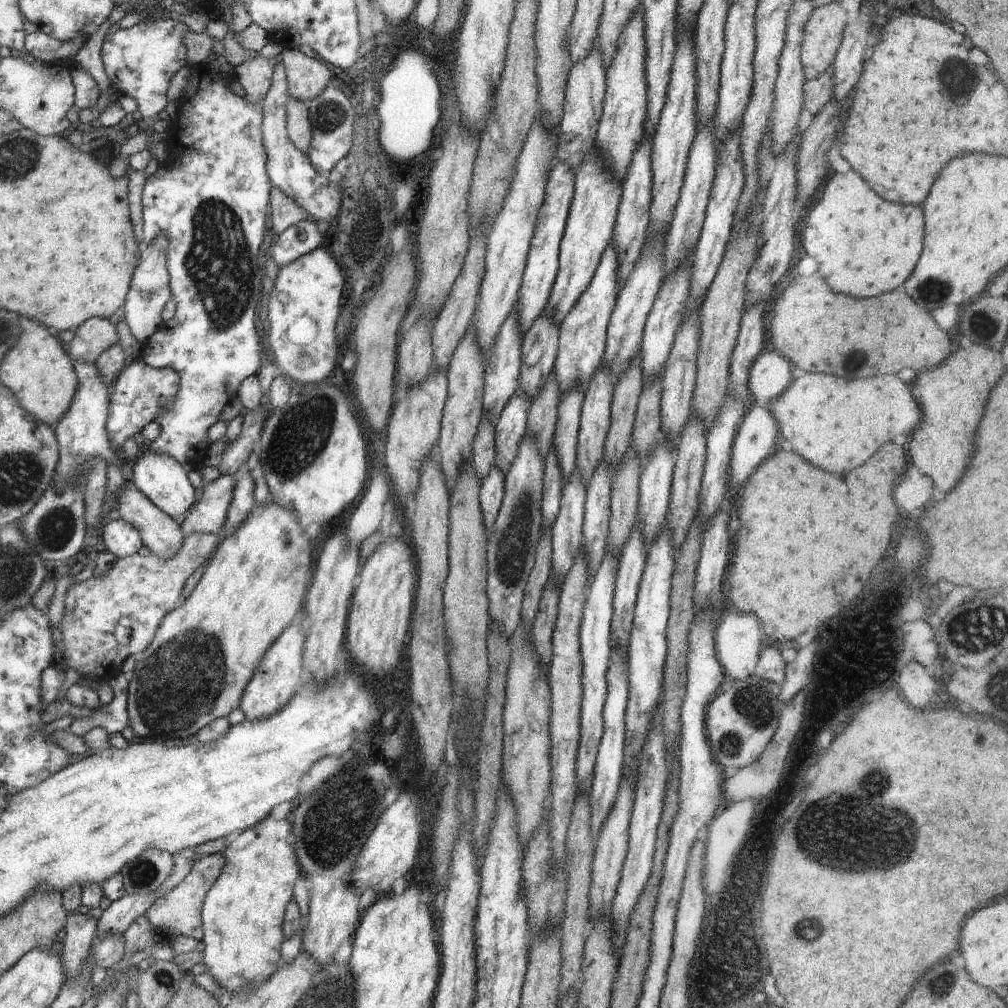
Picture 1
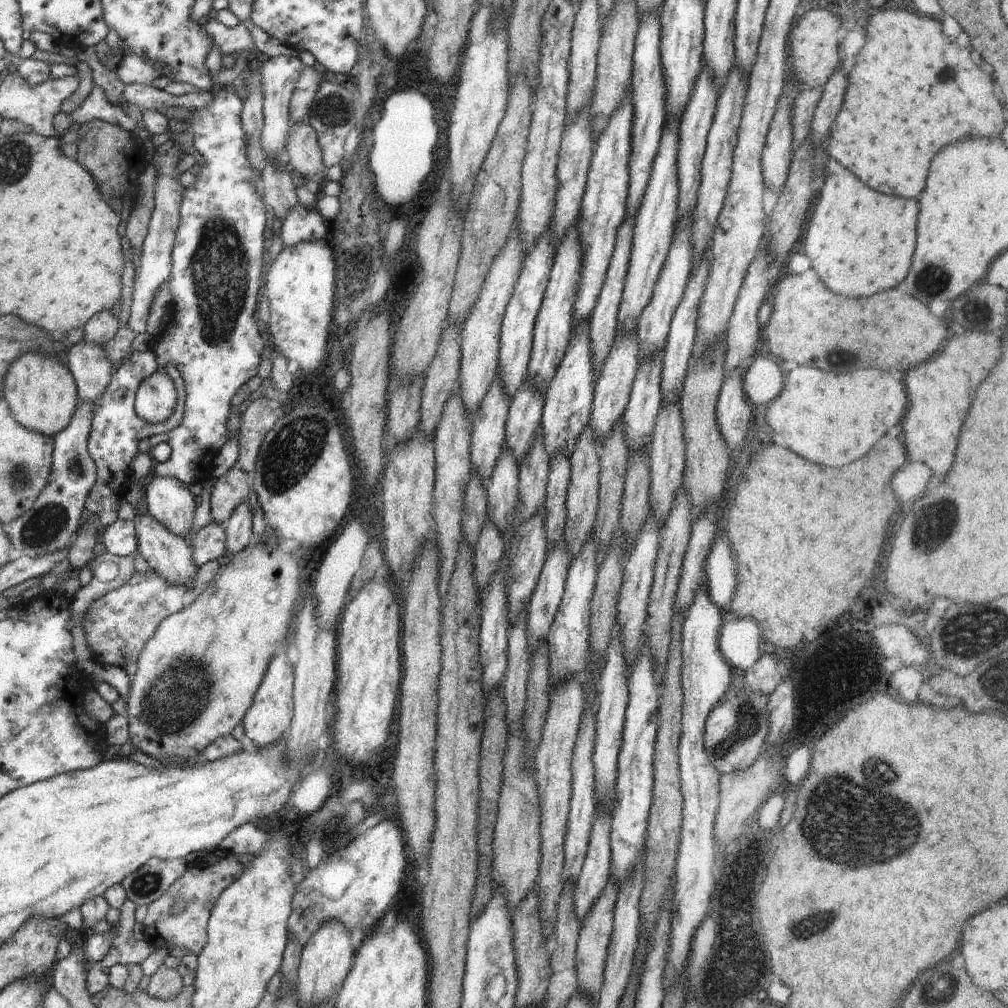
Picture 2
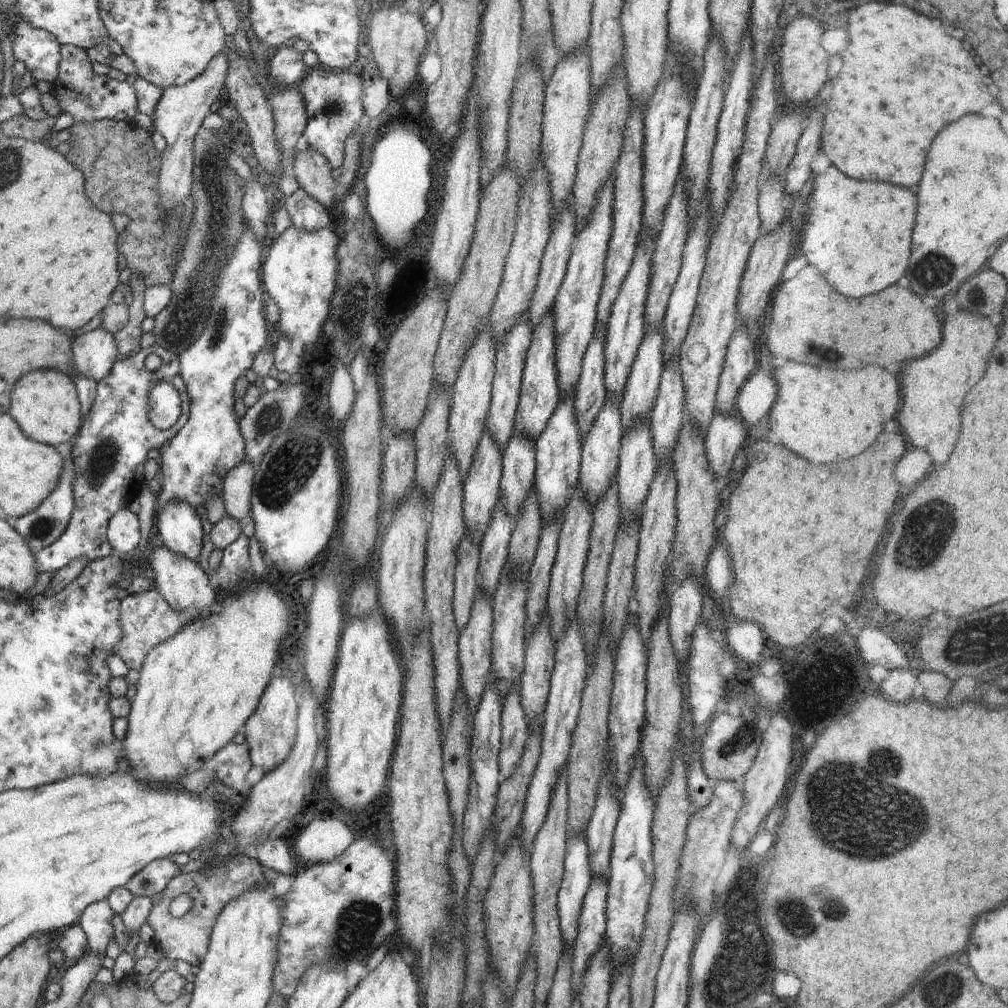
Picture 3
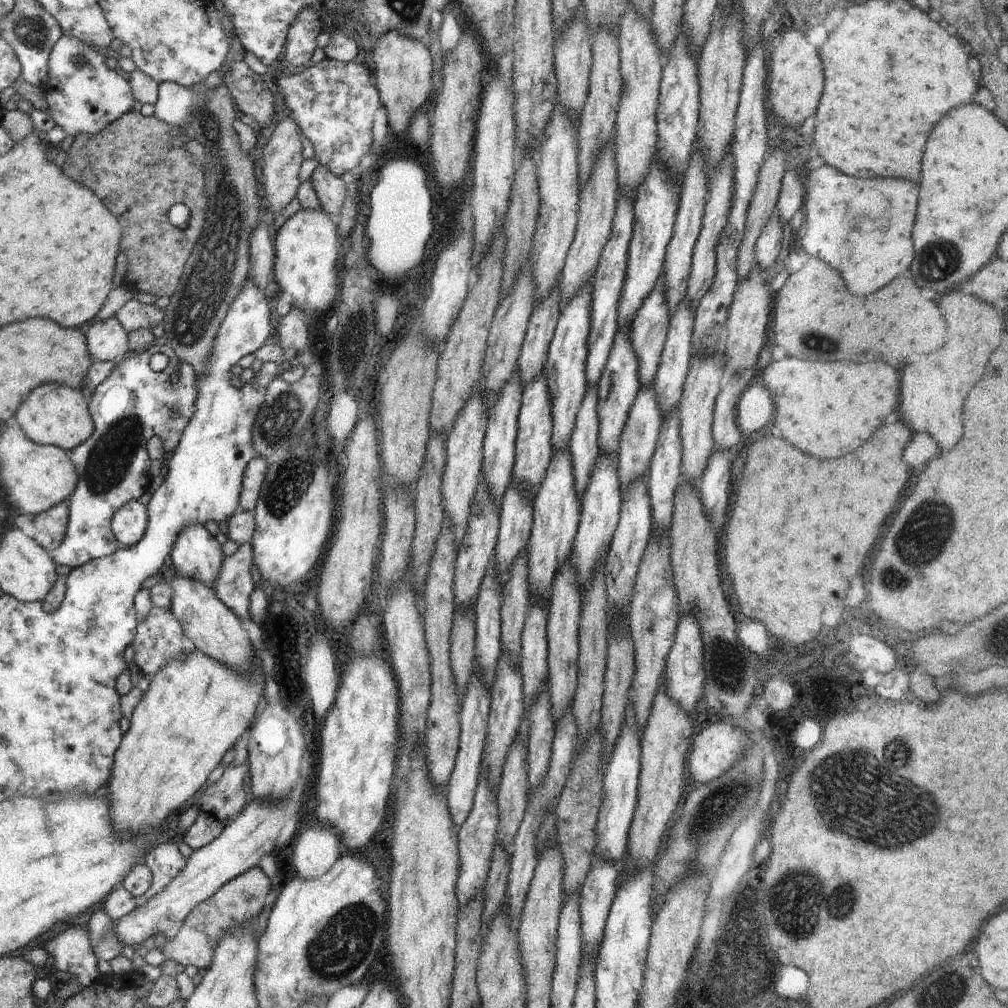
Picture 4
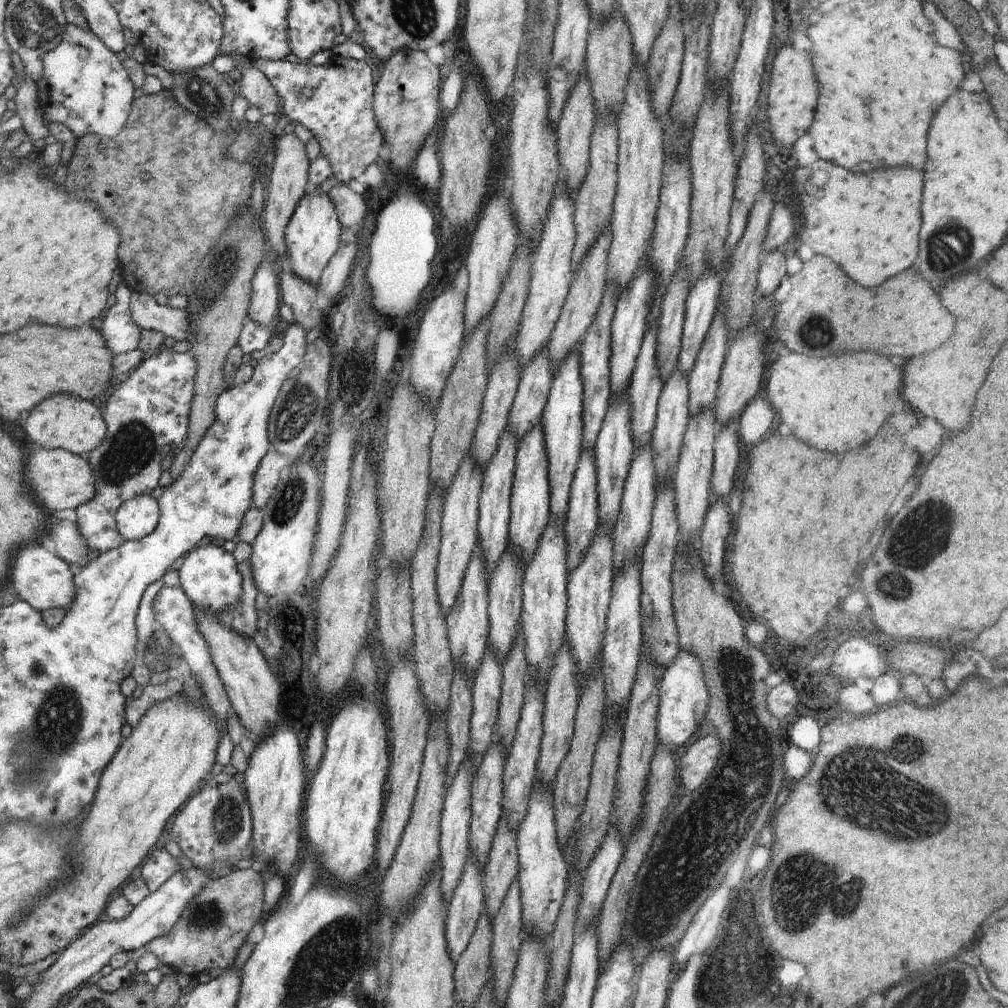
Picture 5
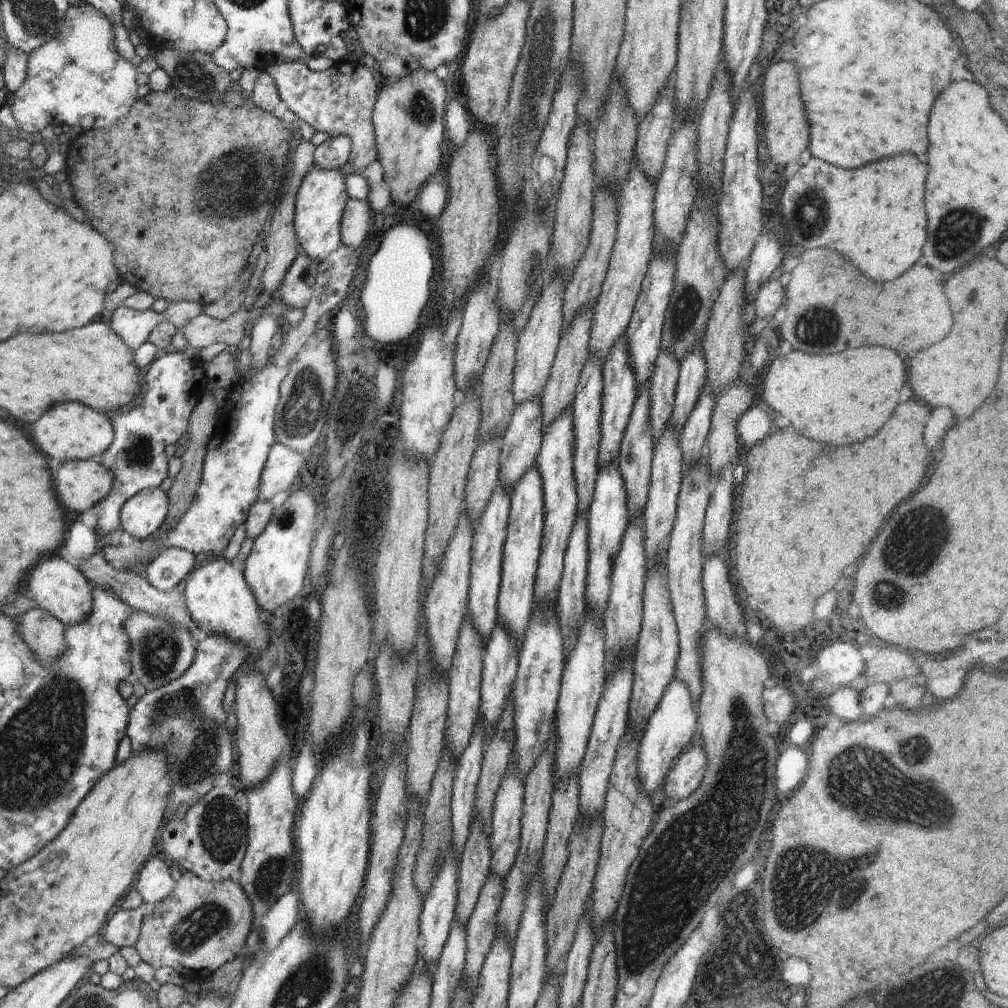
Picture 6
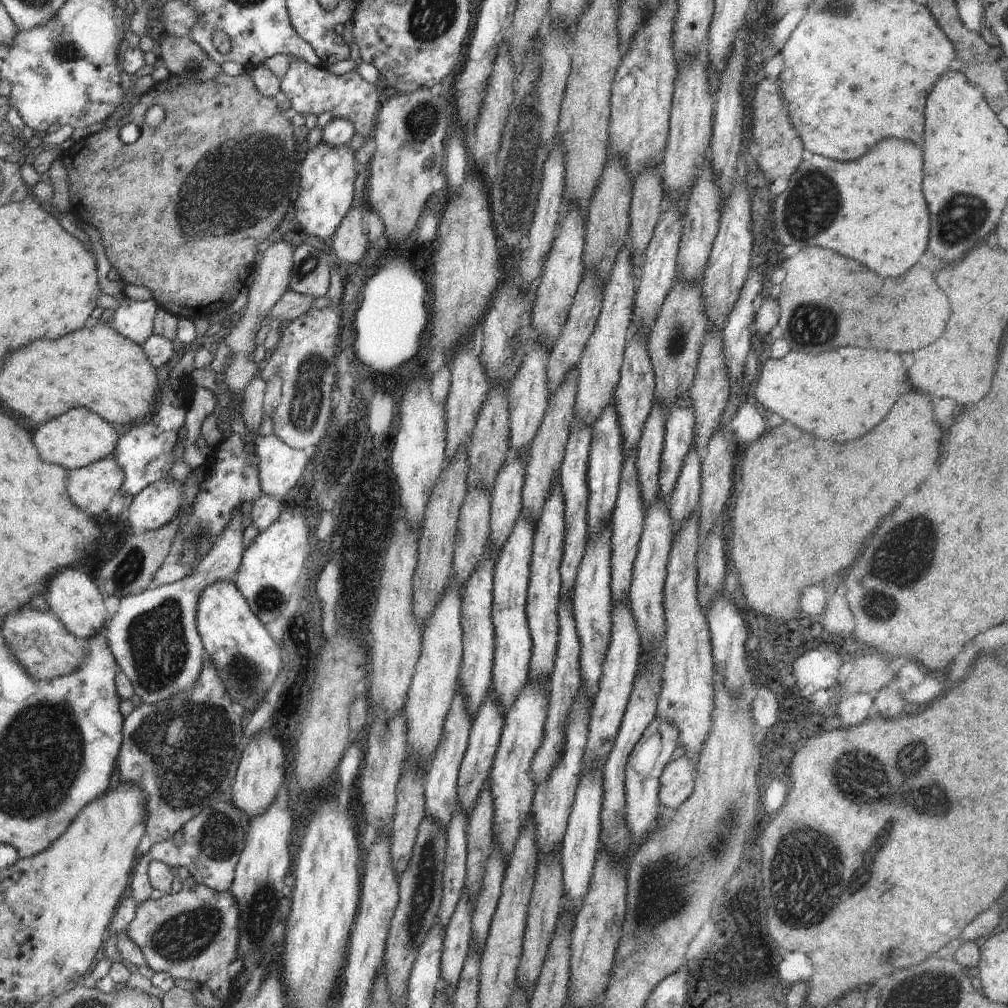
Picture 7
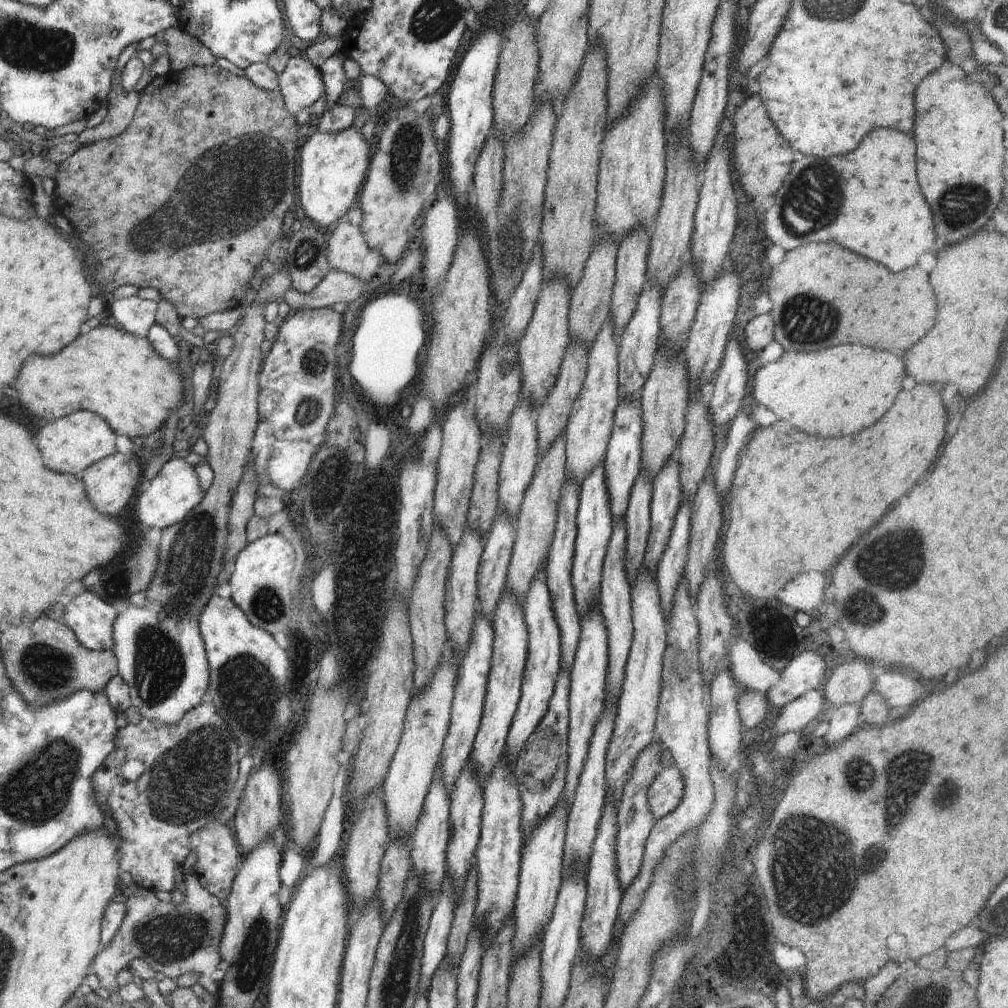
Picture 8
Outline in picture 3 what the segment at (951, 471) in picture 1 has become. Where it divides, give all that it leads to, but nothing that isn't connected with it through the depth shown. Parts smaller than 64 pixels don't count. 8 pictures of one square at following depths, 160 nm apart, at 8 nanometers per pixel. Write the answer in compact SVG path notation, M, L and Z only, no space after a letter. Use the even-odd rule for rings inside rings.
M969 310L948 314L944 340L932 354L912 360L902 372L902 404L898 421L909 445L929 452L935 467L942 467L958 442L960 408L964 394L984 376L986 362L997 343L996 320Z

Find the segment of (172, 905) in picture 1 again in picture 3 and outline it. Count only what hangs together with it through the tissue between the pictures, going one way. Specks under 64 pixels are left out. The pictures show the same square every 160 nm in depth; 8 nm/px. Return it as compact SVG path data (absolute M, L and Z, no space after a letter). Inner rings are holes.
M220 844L215 859L219 862L216 871L196 871L174 877L163 890L162 900L154 904L147 923L154 931L152 942L164 956L172 960L184 960L191 966L202 964L206 956L213 926L221 910L246 891L262 889L265 876L261 864L250 853L230 854L228 844ZM177 893L186 893L192 899L192 908L188 914L176 918L170 914L170 901Z

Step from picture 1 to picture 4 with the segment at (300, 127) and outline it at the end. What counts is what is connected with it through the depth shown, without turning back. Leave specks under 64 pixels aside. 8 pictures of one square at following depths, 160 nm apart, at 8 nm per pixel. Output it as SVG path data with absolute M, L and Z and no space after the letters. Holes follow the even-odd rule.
M318 165L312 173L311 182L319 198L321 209L328 214L340 215L348 190L346 183L322 165Z

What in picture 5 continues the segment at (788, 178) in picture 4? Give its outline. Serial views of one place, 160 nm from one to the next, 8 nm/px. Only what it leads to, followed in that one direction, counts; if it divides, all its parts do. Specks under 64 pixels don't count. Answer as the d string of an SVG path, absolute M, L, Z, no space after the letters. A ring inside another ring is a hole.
M782 201L775 202L770 216L768 230L764 236L764 250L786 251L794 234L794 218L790 208Z

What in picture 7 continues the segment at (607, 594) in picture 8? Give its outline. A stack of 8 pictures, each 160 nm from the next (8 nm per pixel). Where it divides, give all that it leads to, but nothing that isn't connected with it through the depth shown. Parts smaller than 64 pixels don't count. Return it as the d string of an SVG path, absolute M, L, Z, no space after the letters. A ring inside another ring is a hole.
M633 449L622 462L619 490L615 500L614 510L611 514L612 528L612 560L610 560L610 572L612 572L612 604L618 604L627 598L631 587L633 562L638 554L638 545L644 526L644 507L639 489L636 470L636 449Z

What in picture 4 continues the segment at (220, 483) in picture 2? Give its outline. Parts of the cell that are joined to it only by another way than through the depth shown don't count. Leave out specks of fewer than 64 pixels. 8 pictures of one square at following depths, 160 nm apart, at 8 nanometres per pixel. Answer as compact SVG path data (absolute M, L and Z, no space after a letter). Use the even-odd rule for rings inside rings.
M260 456L253 458L248 462L243 476L241 486L239 505L245 511L253 512L259 501L259 492L268 470L266 459Z

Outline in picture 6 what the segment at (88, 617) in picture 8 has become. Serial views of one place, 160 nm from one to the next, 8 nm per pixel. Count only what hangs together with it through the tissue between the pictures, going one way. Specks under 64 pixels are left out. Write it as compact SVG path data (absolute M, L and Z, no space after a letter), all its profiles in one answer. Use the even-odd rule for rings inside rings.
M48 555L32 566L28 576L28 584L24 590L35 601L35 607L40 607L54 614L65 626L84 622L92 613L92 588L87 579L74 566L64 559Z

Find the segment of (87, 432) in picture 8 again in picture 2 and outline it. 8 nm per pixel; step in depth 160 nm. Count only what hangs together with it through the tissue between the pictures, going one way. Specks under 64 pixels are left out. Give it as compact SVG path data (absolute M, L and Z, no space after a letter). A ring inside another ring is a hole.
M43 352L22 354L8 369L4 382L4 398L18 424L47 437L55 437L70 423L75 413L78 389L73 374L55 356Z

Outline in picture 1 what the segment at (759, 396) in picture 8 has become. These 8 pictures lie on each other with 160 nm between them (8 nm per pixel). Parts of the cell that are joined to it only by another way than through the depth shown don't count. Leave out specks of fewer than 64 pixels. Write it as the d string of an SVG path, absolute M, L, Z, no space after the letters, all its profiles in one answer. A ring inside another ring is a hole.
M808 373L792 378L787 389L771 403L770 414L776 419L781 439L788 440L810 464L834 474L858 468L895 436L912 434L921 419L910 386L896 374L844 380Z

